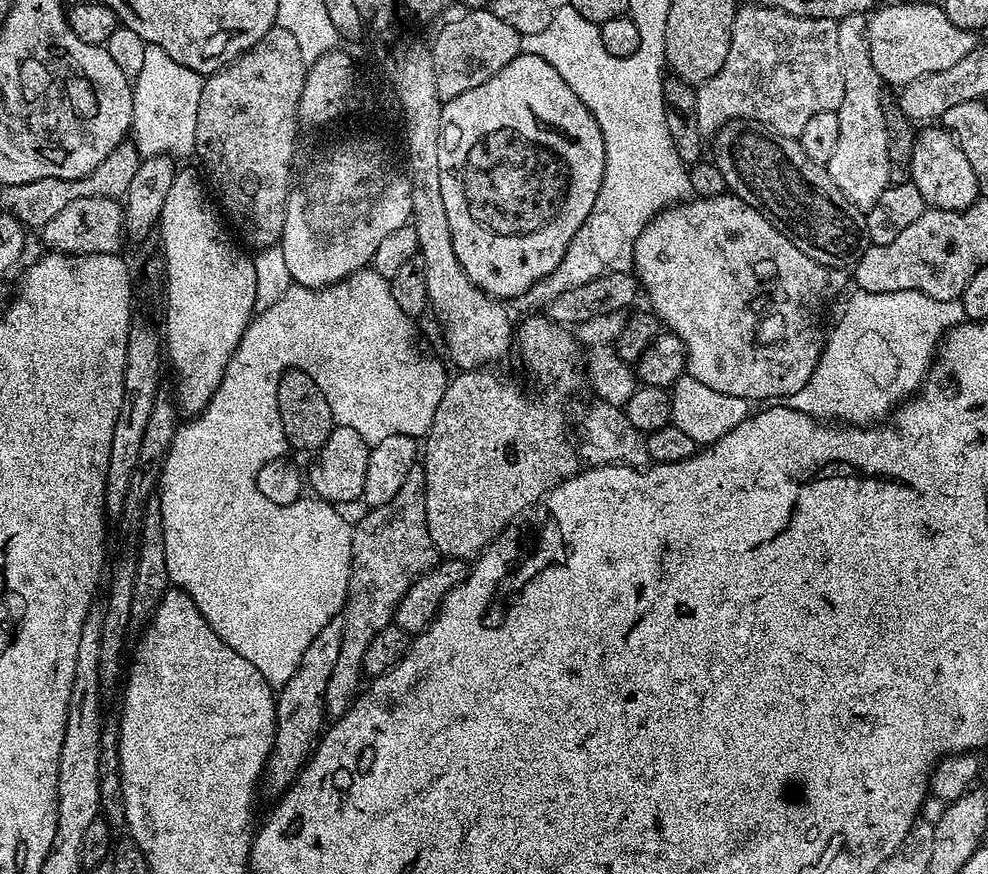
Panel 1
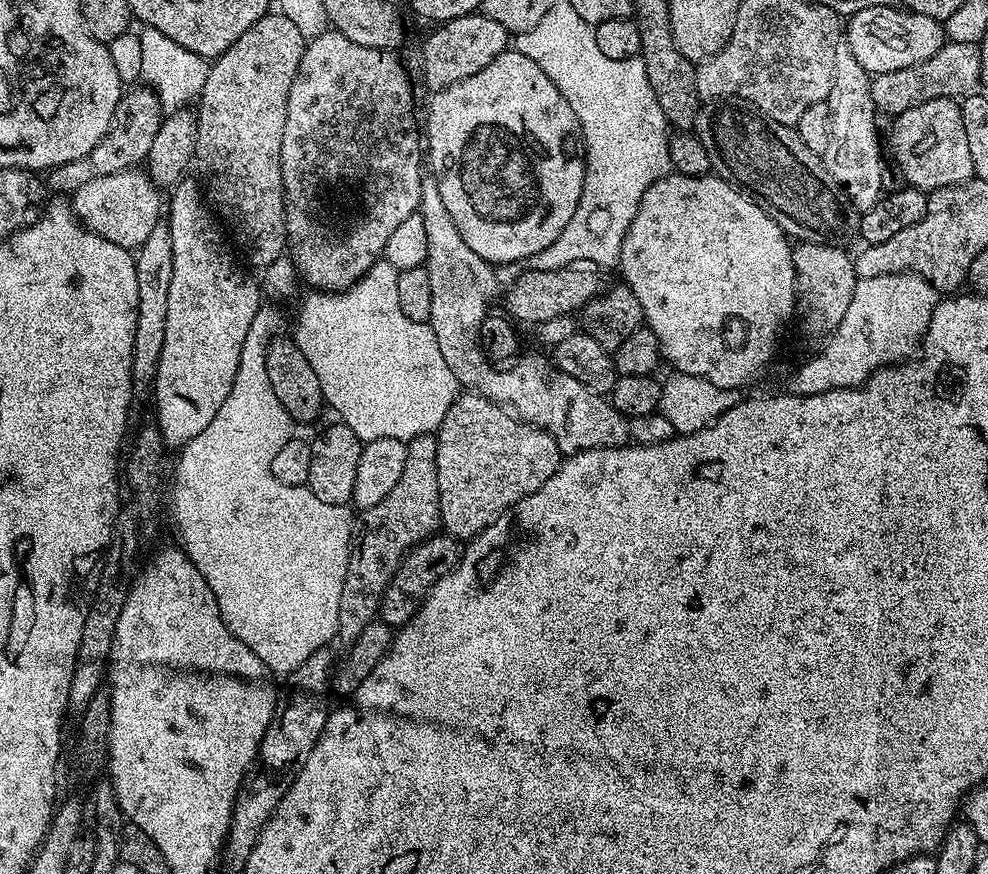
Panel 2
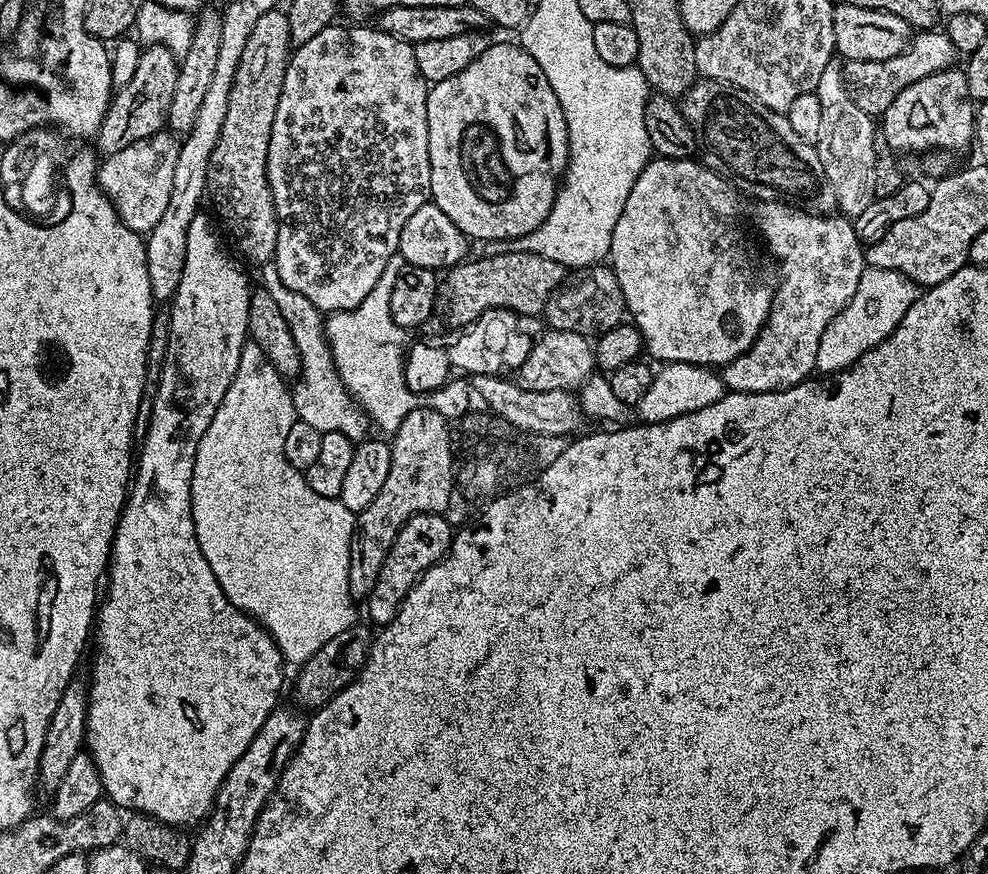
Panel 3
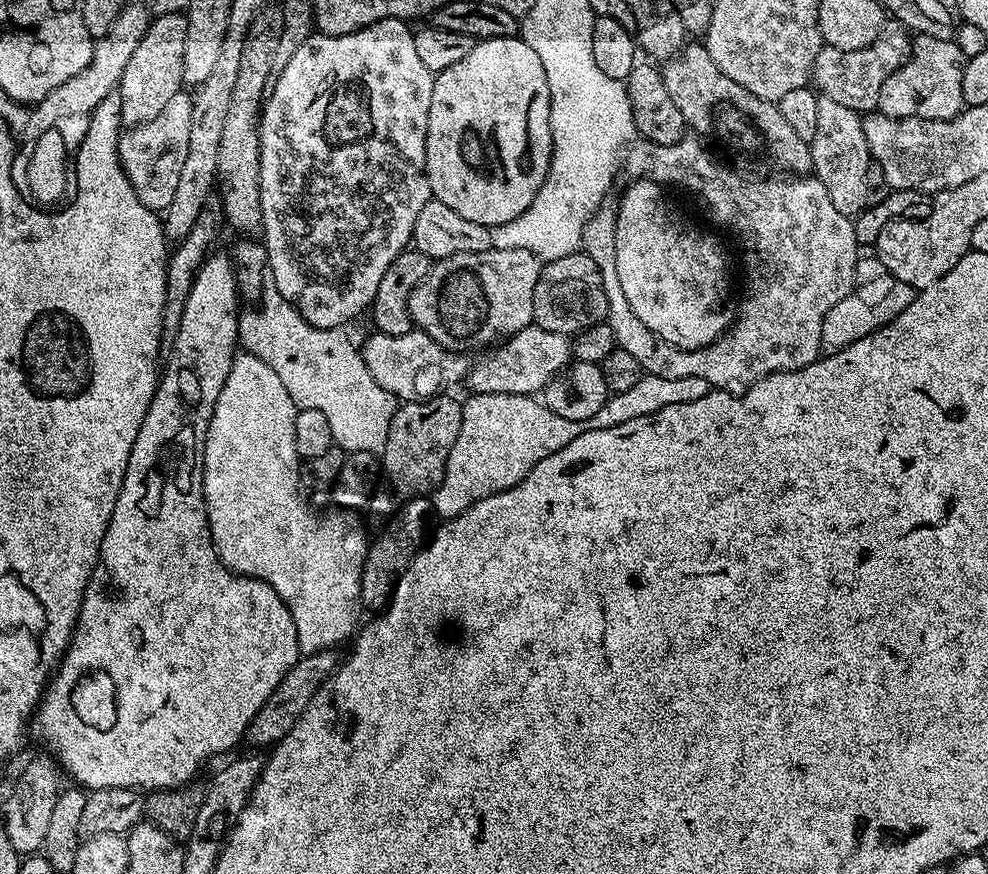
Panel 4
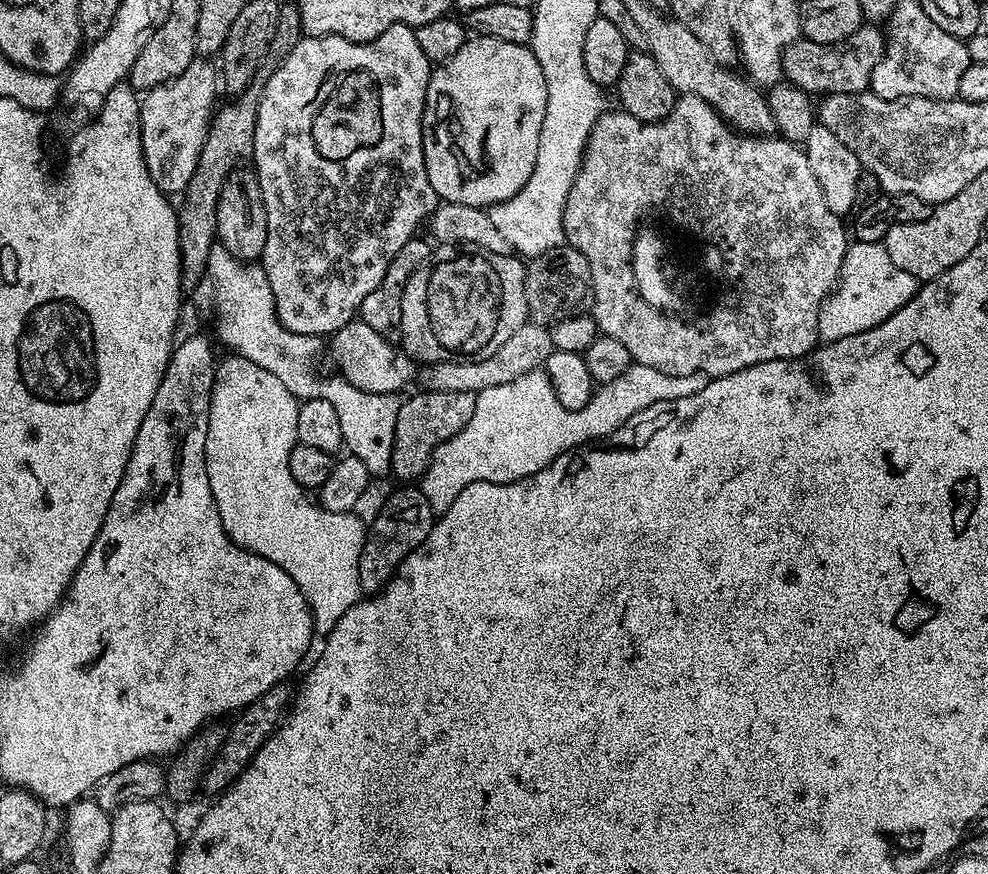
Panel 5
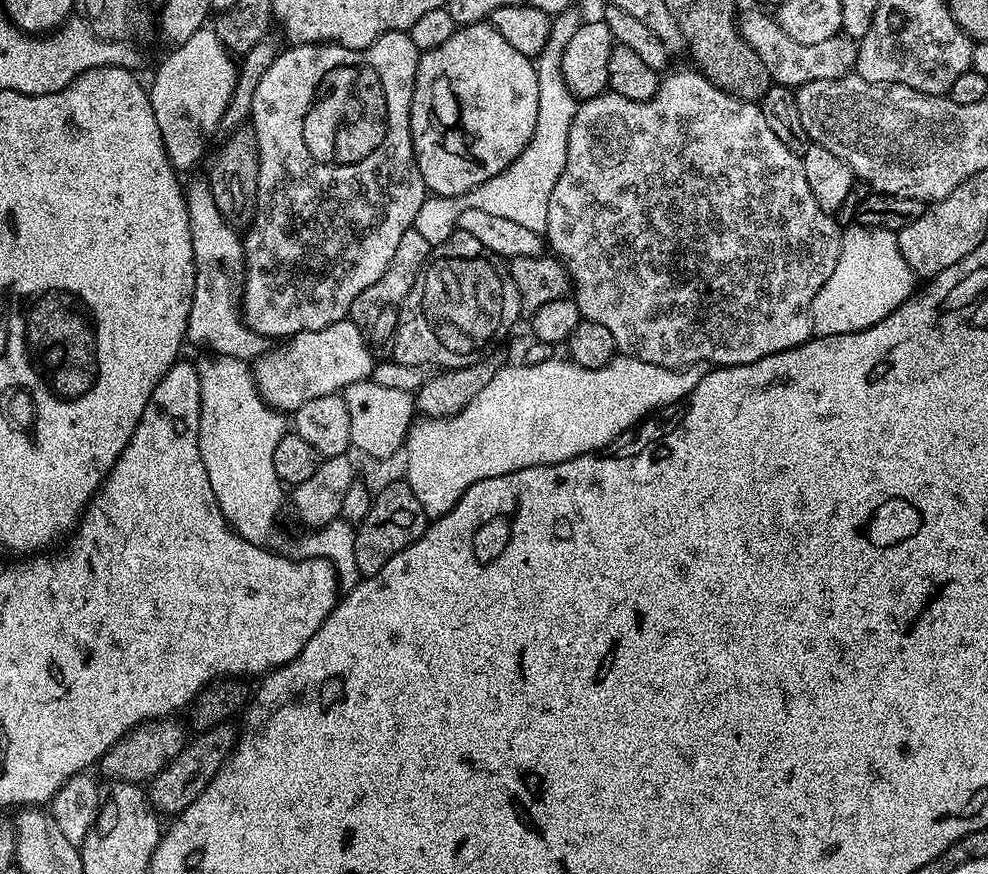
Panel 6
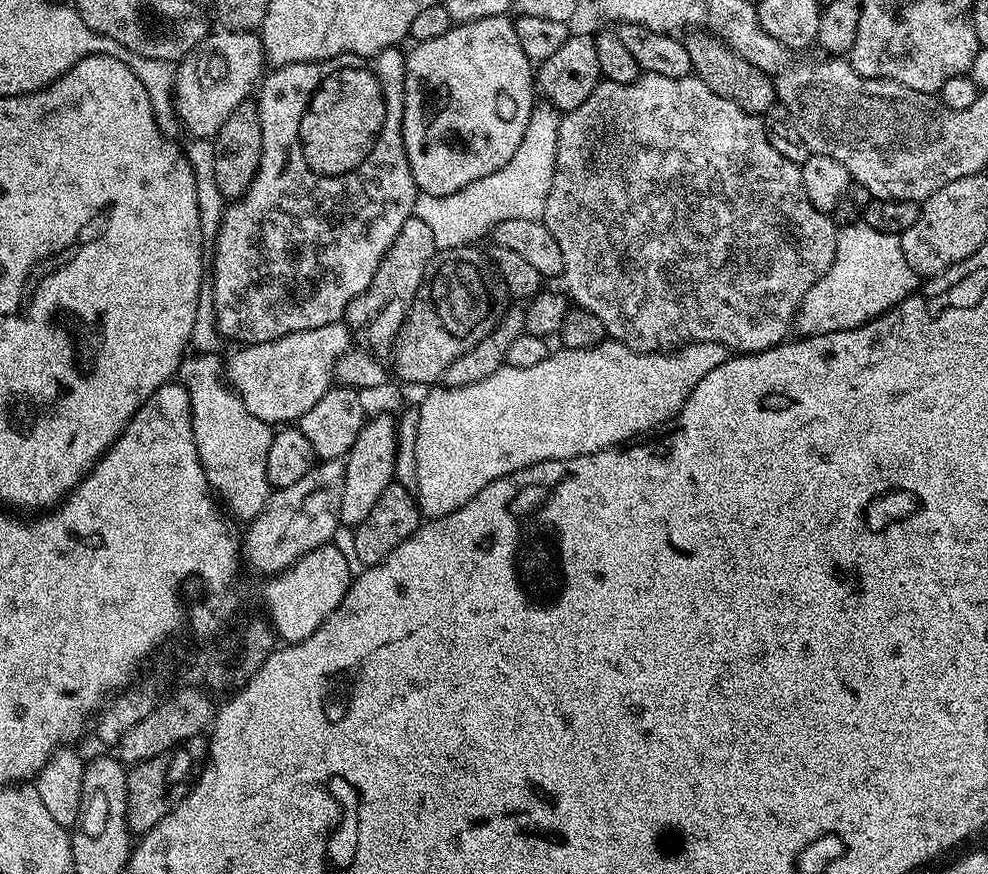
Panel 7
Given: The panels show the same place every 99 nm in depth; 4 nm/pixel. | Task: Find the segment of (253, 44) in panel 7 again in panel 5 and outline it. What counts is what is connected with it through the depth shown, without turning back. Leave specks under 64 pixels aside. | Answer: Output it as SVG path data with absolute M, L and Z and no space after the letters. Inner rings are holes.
M197 58L182 70L173 80L147 89L140 102L140 141L146 170L154 182L165 194L183 193L184 187L194 178L194 166L198 166L198 154L206 142L208 125L212 122L214 109L217 107L216 84L218 88L218 68L215 63L204 58Z

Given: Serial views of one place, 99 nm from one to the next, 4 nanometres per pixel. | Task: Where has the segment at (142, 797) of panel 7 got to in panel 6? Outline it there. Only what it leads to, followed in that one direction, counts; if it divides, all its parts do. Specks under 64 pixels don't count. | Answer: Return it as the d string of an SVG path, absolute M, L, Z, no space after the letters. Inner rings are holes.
M231 723L219 724L210 730L199 733L196 741L189 743L173 758L167 768L157 774L146 788L146 796L157 813L173 812L179 814L186 810L210 786L210 782L218 774L218 770L228 760L232 749L236 747L237 729Z

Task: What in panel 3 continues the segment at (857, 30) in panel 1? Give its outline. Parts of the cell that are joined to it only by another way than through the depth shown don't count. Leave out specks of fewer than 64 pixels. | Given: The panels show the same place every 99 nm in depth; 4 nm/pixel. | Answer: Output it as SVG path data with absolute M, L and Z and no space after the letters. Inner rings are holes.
M833 58L826 66L826 70L822 70L822 78L818 78L818 86L815 90L818 102L822 102L822 134L816 141L816 153L822 162L822 170L824 177L828 179L828 188L830 196L836 199L836 204L841 213L845 217L855 218L858 214L862 214L862 210L866 210L866 206L870 206L870 202L876 200L874 194L874 166L876 165L876 154L878 151L878 128L874 125L873 117L866 114L866 110L862 110L862 106L858 106L858 102L854 102L854 98L848 92L848 88L844 85L844 69L839 59Z

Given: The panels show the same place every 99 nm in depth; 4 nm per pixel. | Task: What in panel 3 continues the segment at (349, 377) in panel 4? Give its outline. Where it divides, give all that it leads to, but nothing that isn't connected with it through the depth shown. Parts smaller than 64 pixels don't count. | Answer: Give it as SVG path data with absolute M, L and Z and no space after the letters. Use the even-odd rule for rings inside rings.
M277 283L274 291L278 310L282 310L282 318L286 318L286 326L290 326L290 334L294 334L294 346L298 346L300 355L300 381L293 385L291 396L295 406L297 419L309 423L321 435L326 433L342 433L354 442L365 439L370 429L369 417L357 404L345 388L335 366L328 340L325 336L325 319L320 311L302 294L294 294L285 284Z

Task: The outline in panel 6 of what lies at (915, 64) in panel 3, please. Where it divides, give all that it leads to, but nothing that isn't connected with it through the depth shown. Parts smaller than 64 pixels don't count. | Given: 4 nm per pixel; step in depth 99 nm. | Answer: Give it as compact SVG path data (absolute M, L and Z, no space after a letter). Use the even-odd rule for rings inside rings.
M748 8L745 12L743 9L738 16L738 27L750 50L762 58L772 83L780 84L783 88L795 90L806 82L837 80L855 69L857 41L843 34L826 38L826 42L797 42L795 38L790 38L790 34L786 34L786 30L782 30L782 26L771 15L766 16L758 8Z

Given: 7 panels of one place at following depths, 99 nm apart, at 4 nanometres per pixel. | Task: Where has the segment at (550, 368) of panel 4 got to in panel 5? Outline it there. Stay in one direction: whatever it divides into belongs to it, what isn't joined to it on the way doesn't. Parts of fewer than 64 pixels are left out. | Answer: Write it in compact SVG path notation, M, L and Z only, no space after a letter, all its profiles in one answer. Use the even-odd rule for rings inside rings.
M527 323L518 326L490 358L481 360L439 360L436 364L424 364L419 369L418 380L421 380L423 391L441 392L442 390L462 390L463 392L481 392L490 390L490 386L500 386L502 382L512 382L514 378L522 378L522 374L530 374L543 369L547 358L553 351L552 333L543 324Z

